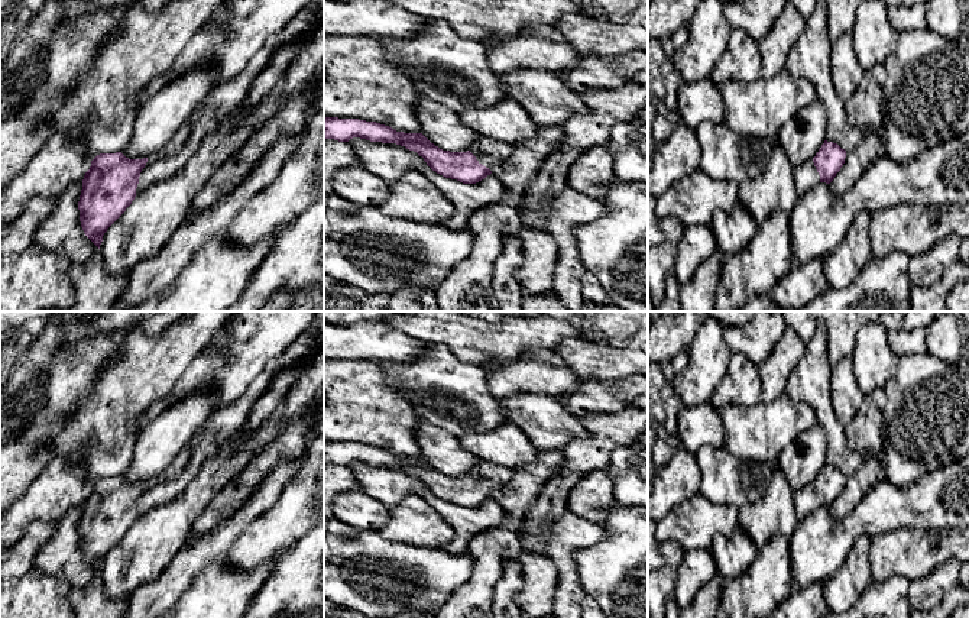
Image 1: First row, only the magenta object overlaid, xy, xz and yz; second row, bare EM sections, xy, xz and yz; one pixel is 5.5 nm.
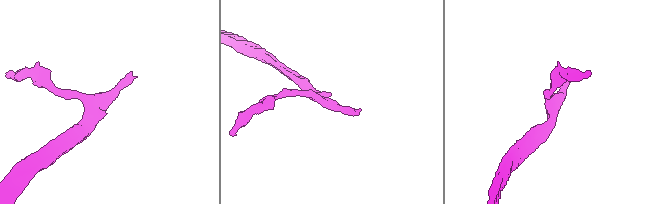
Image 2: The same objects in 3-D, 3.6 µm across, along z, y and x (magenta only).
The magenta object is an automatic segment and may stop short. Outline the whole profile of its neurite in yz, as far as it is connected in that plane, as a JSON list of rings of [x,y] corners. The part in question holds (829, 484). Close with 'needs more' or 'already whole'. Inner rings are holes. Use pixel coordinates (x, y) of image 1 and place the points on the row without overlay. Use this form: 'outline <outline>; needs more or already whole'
outline [[[827,466],[806,488],[794,494],[794,509],[798,522],[820,507],[830,508],[845,488],[846,475],[837,467]]]; needs more

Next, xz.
outline [[[324,443],[324,463],[349,466],[353,462],[405,470],[422,481],[437,498],[463,508],[484,504],[492,498],[490,494],[503,486],[515,473],[515,469],[498,463],[479,462],[470,475],[450,476],[431,467],[422,457],[396,456],[389,450],[359,443]]]; needs more

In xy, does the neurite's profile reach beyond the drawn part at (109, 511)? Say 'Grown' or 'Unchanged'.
Grown

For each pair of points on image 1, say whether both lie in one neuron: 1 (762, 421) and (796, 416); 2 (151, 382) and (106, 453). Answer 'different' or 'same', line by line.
1: same
2: same

